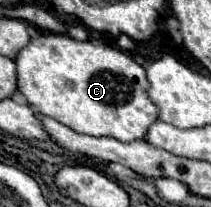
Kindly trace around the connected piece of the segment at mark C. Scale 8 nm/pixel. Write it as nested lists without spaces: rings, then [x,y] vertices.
[[[44,31],[32,37],[28,47],[24,47],[18,57],[18,89],[28,99],[28,103],[42,115],[48,115],[76,133],[92,137],[114,137],[124,143],[144,139],[150,125],[158,121],[158,107],[148,95],[148,79],[144,67],[140,67],[132,54],[124,53],[116,45],[101,40],[88,39],[74,41],[68,35],[58,35]]]

